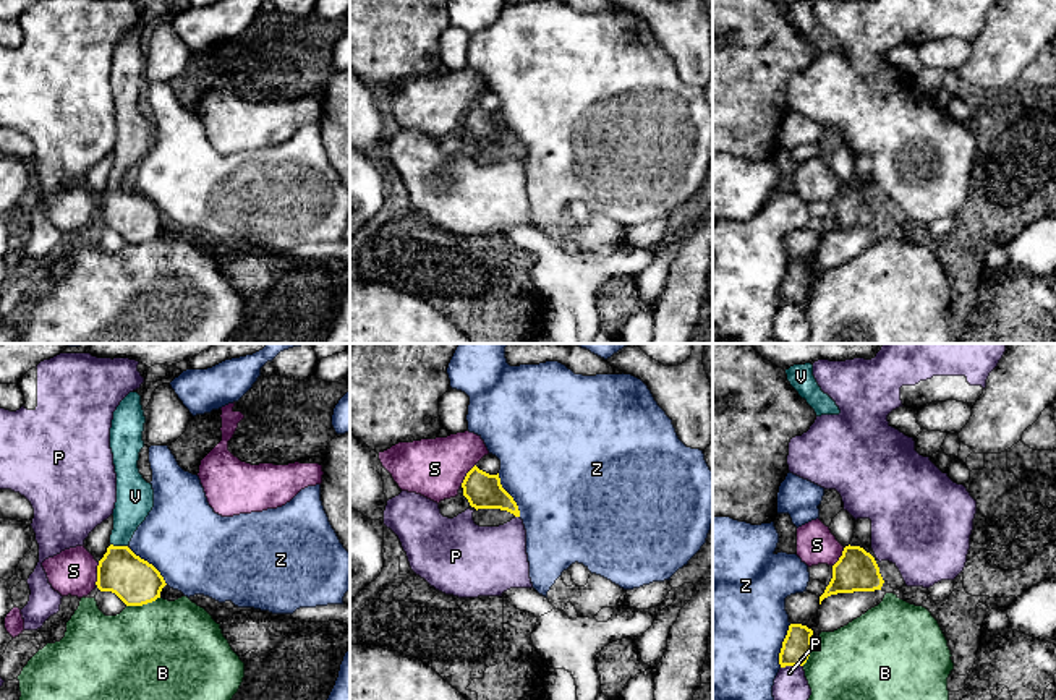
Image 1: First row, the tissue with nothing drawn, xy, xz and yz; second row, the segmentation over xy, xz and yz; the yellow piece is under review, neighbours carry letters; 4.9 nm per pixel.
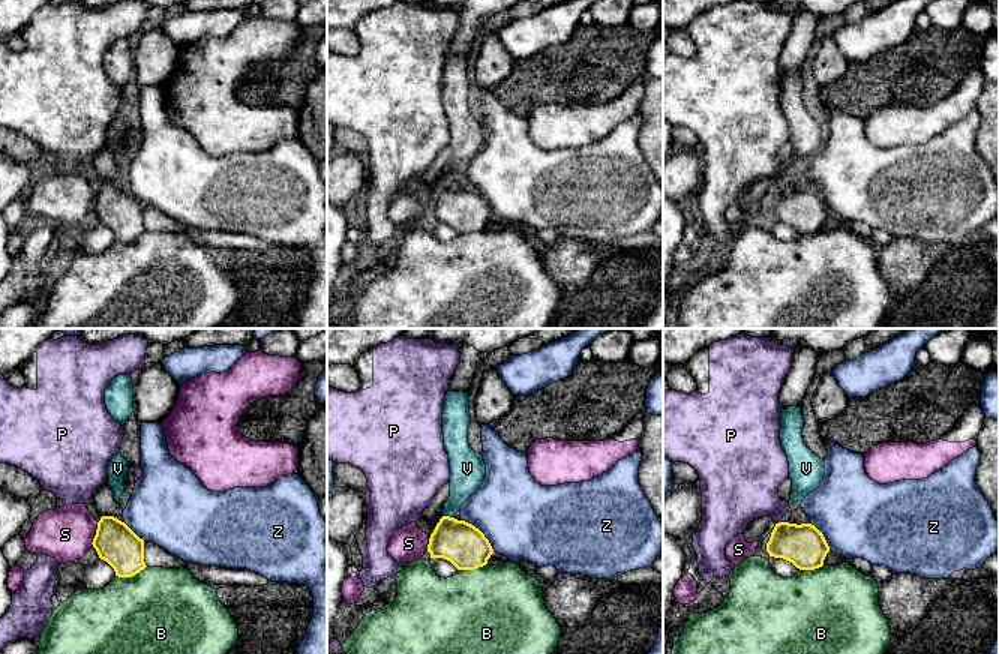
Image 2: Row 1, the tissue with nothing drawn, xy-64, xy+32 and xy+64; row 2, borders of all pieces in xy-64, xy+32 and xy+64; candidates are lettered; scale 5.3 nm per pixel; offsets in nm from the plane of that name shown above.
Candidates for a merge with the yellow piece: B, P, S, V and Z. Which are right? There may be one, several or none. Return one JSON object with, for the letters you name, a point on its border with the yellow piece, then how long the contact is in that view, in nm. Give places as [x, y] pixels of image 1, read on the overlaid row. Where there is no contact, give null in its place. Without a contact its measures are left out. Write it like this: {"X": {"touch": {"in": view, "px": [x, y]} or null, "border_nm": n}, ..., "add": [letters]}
{"V": {"touch": {"in": "xy", "px": [119, 546]}, "border_nm": 90}, "add": ["V"]}

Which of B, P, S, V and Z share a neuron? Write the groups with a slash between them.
B / P / S / V / Z

